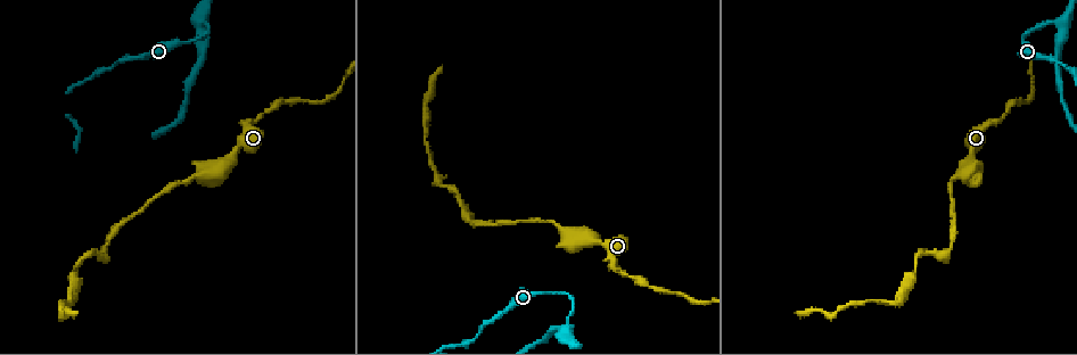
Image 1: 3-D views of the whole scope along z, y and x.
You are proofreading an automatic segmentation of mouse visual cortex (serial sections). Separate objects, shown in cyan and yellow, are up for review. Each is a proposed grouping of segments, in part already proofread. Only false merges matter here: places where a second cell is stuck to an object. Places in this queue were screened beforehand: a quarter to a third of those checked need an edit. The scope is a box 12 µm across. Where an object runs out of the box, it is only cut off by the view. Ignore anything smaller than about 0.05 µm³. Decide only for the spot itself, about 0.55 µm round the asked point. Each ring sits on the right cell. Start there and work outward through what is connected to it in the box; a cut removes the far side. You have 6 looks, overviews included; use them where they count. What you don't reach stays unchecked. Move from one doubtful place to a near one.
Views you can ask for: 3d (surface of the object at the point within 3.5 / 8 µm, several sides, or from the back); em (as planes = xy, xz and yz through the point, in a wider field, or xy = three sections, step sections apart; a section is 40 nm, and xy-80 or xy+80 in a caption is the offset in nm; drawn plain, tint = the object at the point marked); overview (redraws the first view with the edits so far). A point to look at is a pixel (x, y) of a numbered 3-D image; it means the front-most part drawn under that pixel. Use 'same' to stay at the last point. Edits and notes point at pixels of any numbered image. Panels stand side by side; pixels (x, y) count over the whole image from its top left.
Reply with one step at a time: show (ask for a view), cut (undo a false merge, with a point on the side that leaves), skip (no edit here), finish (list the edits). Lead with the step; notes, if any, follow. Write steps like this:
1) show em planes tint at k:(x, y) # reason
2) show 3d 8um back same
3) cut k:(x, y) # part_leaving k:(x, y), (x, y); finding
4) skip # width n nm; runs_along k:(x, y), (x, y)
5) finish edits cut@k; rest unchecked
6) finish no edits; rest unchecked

show 3d 3.5um at 1:(573, 300) # abrupt turn

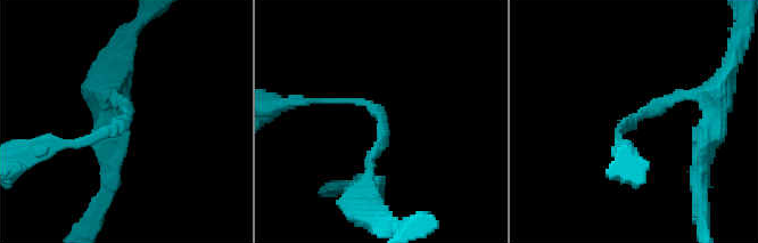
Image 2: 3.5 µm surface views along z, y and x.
show em planes tint at 2:(385, 121) # arm_widths 100, 150 nm; now the EM

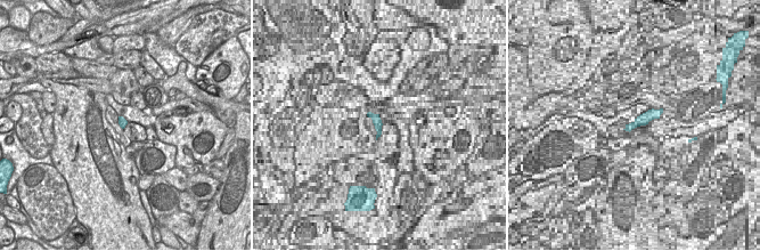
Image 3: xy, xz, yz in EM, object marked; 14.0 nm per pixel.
skip # runs_along 2:(618, 140), (624, 123), (653, 106), (702, 95); all the same cell

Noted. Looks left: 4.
show 3d 8um at 1:(951, 245) # a narrow waist

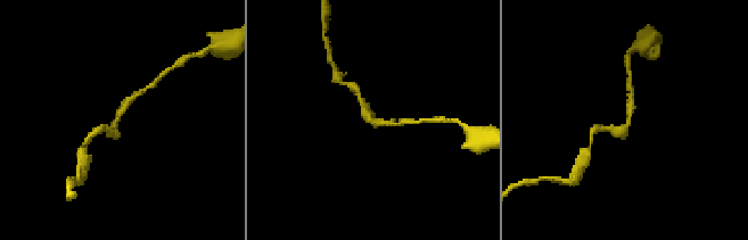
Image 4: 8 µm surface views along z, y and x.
show 3d 3.5um at 4:(115, 122) # closer look

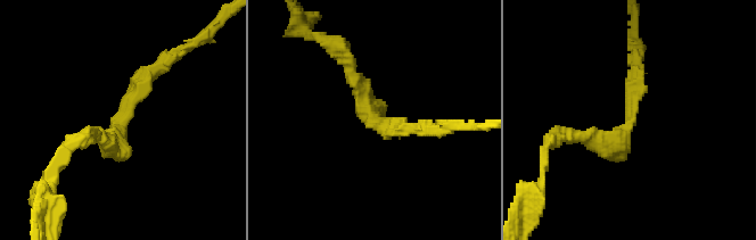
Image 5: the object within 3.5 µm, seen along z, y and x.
show em xy step 2 tint at 5:(626, 119) # arm_widths 200, 200 nm; now the EM

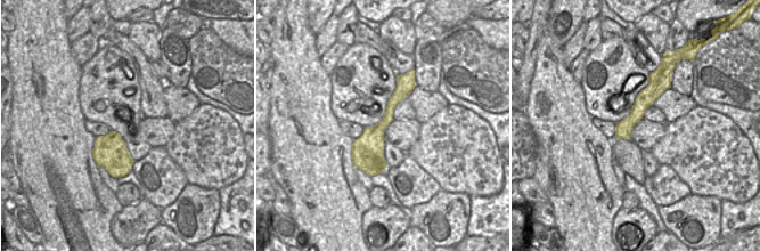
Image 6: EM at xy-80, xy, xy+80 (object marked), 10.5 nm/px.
skip # runs_along 5:(167, 61), (112, 141), (95, 138); continuous, no second cell

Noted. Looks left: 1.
finish no edits; rest unchecked

